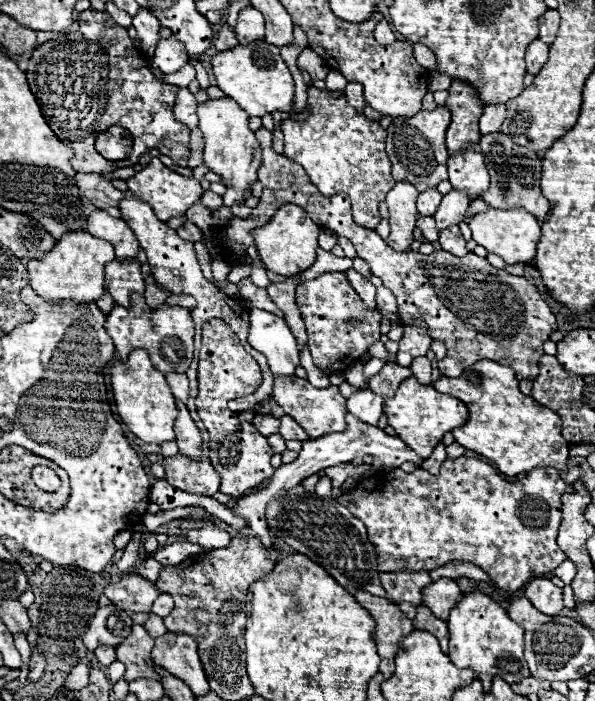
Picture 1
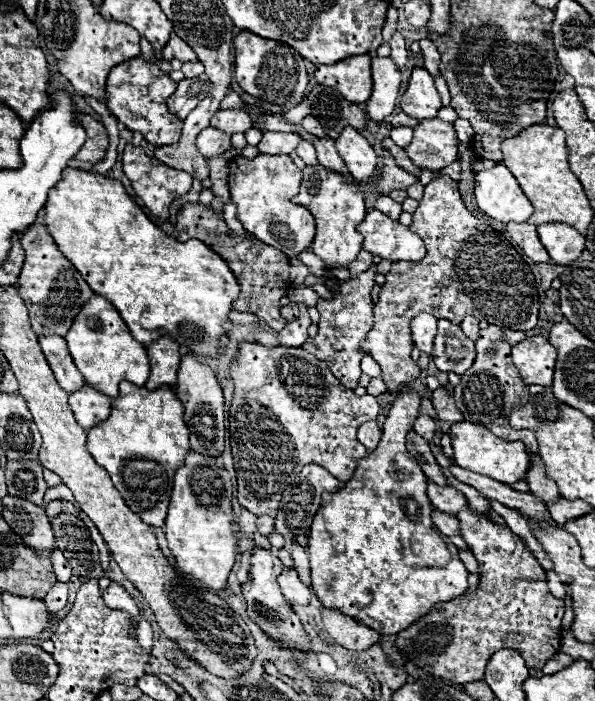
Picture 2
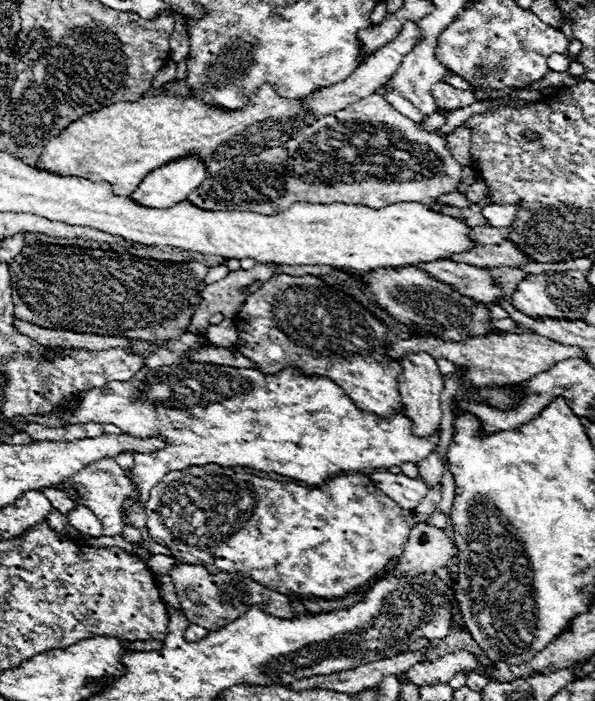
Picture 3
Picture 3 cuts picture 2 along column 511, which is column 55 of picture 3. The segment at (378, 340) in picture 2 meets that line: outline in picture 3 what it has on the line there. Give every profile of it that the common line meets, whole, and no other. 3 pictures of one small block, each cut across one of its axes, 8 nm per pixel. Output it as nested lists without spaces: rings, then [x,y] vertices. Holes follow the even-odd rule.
[[[30,244],[24,246],[22,252],[10,262],[10,288],[12,288],[12,302],[14,302],[14,316],[20,320],[26,320],[30,324],[42,326],[42,328],[58,328],[58,330],[70,330],[80,334],[100,334],[100,336],[124,336],[124,338],[174,338],[188,332],[190,318],[196,310],[196,306],[202,302],[202,290],[204,290],[204,276],[208,272],[208,266],[200,262],[164,262],[164,260],[150,260],[140,258],[132,254],[120,254],[116,250],[100,250],[100,248],[78,248],[78,246],[60,246],[60,244]]]

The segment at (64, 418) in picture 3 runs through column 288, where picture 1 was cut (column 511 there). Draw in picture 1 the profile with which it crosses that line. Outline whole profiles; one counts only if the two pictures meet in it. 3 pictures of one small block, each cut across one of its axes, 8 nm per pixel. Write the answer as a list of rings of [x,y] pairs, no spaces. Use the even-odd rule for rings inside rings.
[[[478,360],[458,378],[442,376],[432,384],[438,392],[450,394],[468,406],[468,422],[454,428],[454,440],[484,458],[488,458],[506,476],[530,472],[534,468],[556,468],[566,470],[570,444],[562,438],[562,420],[556,412],[536,404],[534,398],[524,396],[518,390],[518,380],[510,366],[502,366],[494,360]],[[468,372],[476,372],[480,384],[468,382]]]

